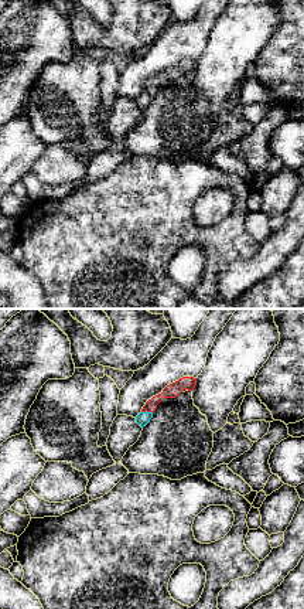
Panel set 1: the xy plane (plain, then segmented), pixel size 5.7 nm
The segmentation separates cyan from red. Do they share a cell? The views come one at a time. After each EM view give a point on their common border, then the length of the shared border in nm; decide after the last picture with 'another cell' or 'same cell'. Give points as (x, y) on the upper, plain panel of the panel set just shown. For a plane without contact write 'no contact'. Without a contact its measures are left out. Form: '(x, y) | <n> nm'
(146, 94) | 60 nm

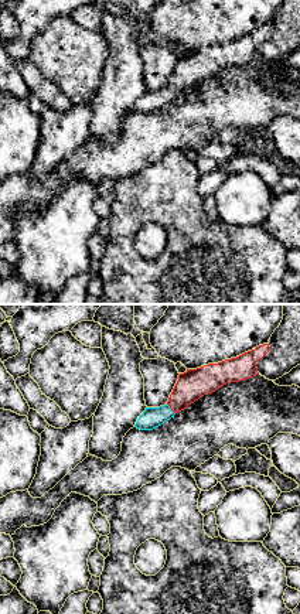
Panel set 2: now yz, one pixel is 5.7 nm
(170, 92) | 80 nm

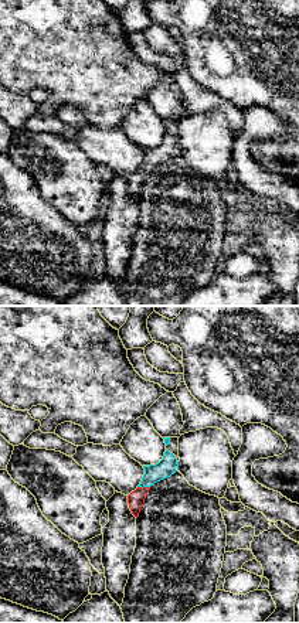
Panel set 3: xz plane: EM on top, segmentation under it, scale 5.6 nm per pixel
(143, 169) | 70 nm

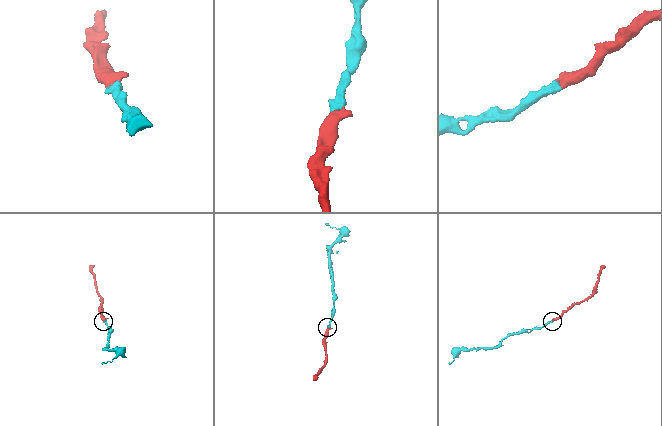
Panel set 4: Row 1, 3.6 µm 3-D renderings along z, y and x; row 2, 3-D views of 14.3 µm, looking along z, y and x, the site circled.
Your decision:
same cell

